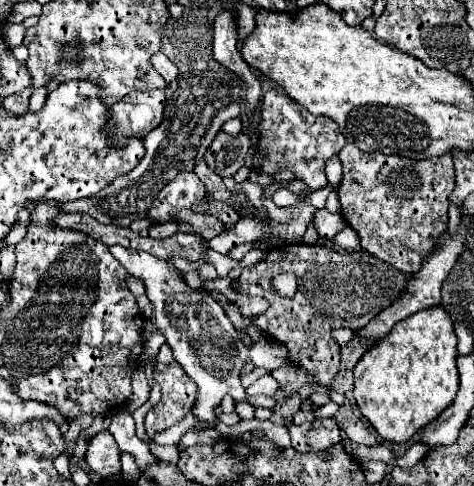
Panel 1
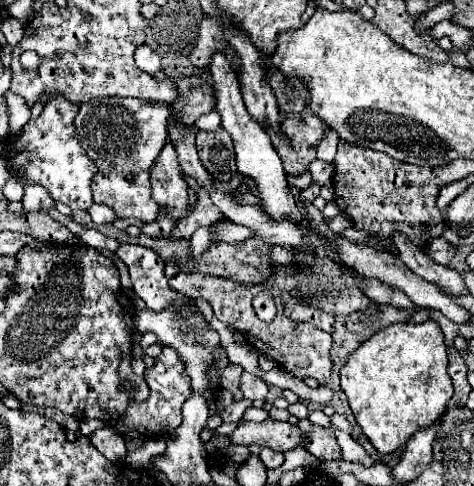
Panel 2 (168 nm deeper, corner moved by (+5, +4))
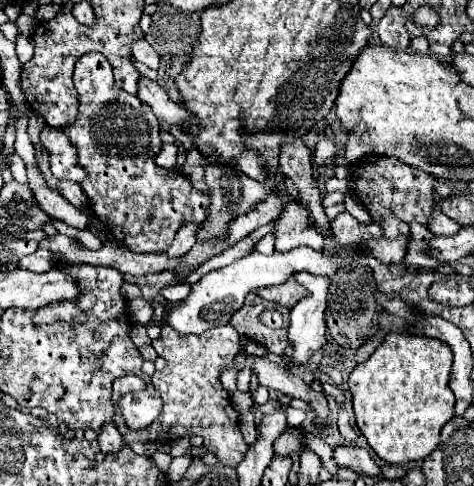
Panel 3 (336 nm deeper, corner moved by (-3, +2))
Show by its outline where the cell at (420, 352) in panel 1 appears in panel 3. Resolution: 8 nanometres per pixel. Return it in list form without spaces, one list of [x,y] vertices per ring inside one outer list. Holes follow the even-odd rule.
[[[390,332],[372,356],[350,376],[350,392],[360,432],[388,464],[424,460],[440,442],[442,426],[454,416],[454,394],[448,386],[452,350],[438,338]]]

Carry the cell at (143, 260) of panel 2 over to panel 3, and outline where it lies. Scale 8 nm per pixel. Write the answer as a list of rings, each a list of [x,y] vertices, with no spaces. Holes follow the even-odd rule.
[[[166,324],[162,336],[152,340],[156,352],[166,360],[164,370],[154,372],[152,384],[164,400],[162,414],[146,428],[132,430],[124,424],[122,414],[116,410],[116,428],[124,434],[128,444],[134,442],[170,442],[182,436],[198,434],[204,438],[204,446],[218,456],[222,464],[238,466],[248,450],[238,430],[238,412],[230,406],[230,396],[220,382],[222,368],[228,366],[240,350],[240,336],[232,324],[210,328],[202,334],[178,334]]]

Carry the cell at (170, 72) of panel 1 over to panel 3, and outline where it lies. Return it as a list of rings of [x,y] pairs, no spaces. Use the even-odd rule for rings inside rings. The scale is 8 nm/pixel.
[[[142,38],[142,40],[138,40],[136,44],[132,44],[132,56],[138,60],[138,62],[142,62],[142,64],[146,64],[148,68],[152,68],[152,70],[158,70],[158,64],[160,64],[160,56],[158,56],[158,52]]]

